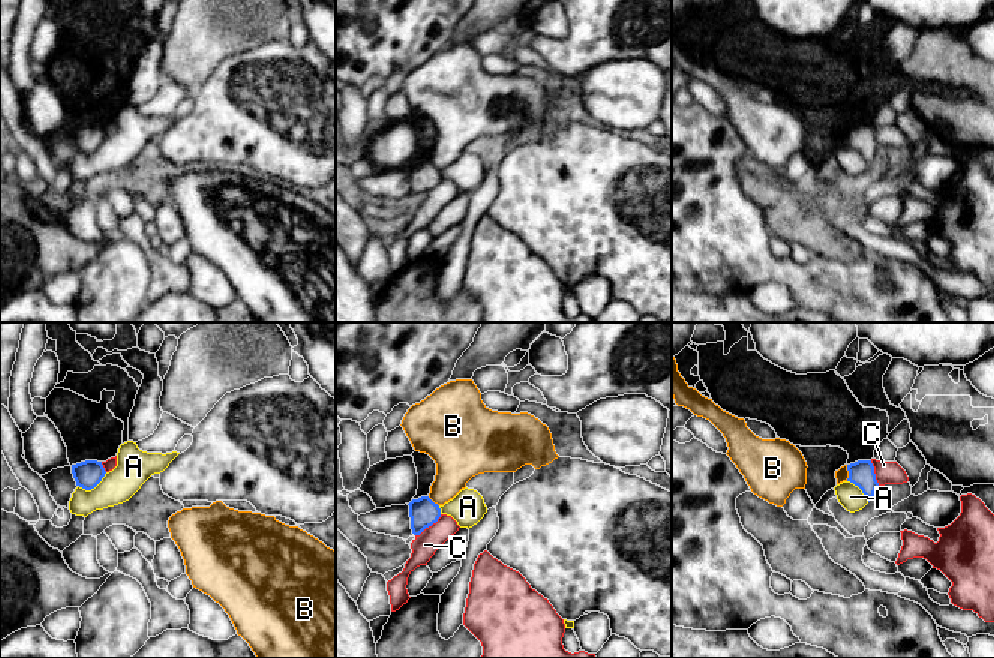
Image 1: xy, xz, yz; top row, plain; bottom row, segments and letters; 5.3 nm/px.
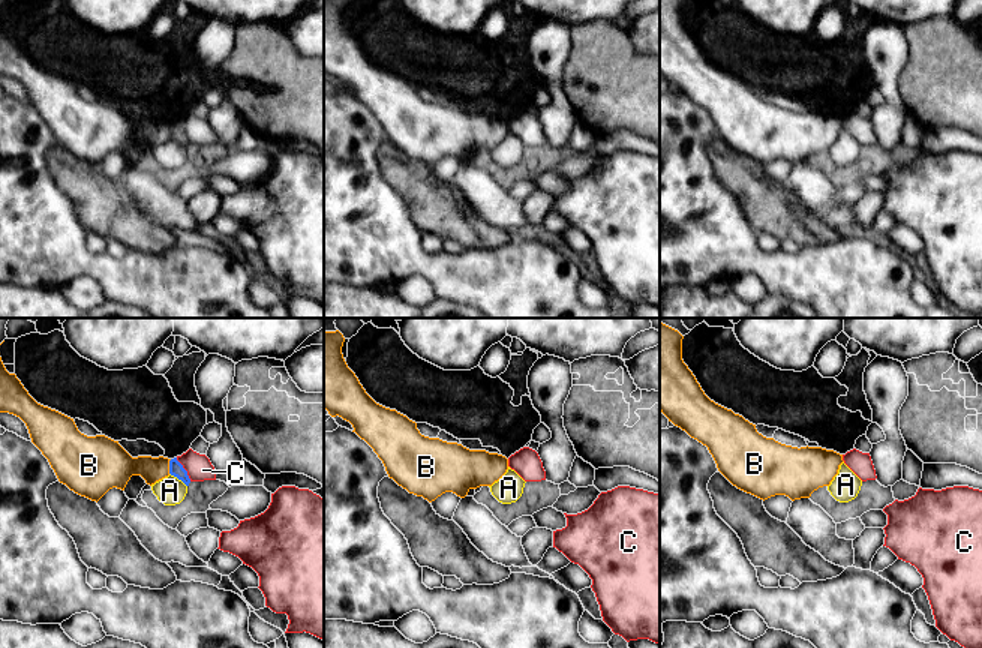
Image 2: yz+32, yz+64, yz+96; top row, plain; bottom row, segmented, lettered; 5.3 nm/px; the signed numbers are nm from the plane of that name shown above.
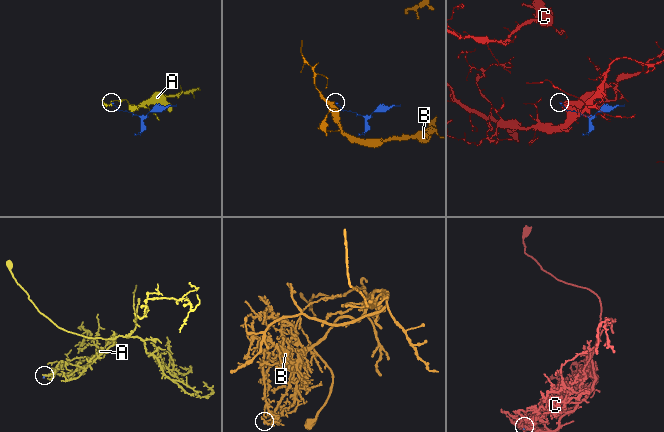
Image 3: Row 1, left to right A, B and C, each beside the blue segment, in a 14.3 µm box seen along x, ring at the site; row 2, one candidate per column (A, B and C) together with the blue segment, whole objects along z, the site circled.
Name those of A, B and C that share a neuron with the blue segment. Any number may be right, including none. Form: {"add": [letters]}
{"add": []}

